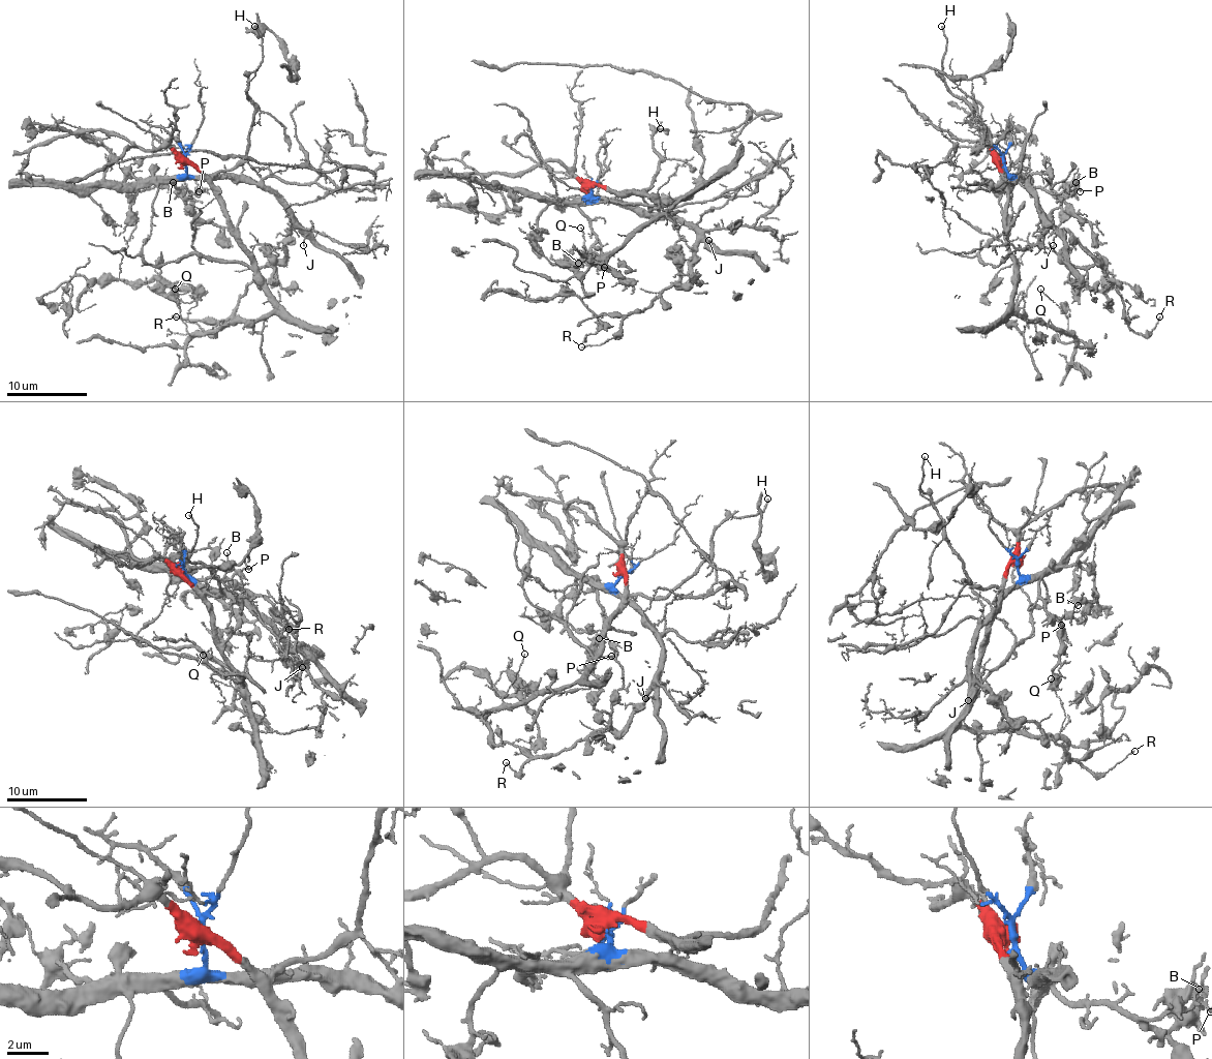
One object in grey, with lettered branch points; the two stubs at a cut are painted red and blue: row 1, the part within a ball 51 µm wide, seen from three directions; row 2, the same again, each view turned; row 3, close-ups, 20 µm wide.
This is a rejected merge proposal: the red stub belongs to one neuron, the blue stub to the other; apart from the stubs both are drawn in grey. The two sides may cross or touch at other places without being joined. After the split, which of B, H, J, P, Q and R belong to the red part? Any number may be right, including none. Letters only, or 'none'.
H, Q

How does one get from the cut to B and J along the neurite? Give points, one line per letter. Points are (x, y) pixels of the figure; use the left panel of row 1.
B: (185, 161), (185, 171), (171, 181), (189, 193), (183, 198), (173, 181)
J: (185, 161), (189, 175), (228, 175), (246, 183), (262, 183), (300, 230), (302, 246)

